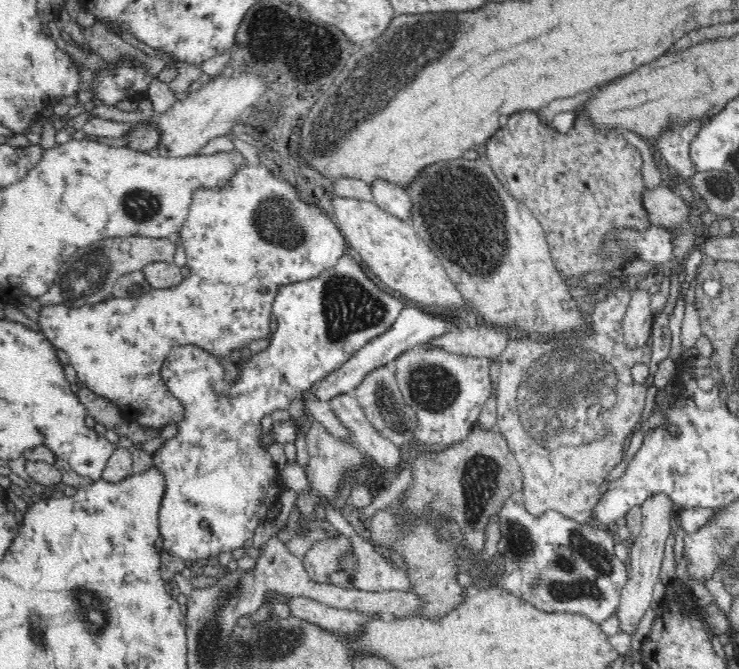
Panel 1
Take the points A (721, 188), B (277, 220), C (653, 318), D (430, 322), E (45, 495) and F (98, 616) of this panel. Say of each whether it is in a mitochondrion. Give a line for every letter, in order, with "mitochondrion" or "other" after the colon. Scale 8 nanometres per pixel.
A: mitochondrion
B: mitochondrion
C: other
D: other
E: other
F: mitochondrion

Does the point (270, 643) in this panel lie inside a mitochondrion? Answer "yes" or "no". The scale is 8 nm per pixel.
yes

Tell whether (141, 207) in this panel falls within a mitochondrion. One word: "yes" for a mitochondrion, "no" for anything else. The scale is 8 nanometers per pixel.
yes

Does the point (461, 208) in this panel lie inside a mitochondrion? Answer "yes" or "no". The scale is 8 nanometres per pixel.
yes

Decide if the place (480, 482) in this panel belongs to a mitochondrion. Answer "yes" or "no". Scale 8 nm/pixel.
yes

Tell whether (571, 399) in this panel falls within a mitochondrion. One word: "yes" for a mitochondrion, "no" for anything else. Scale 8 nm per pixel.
yes

